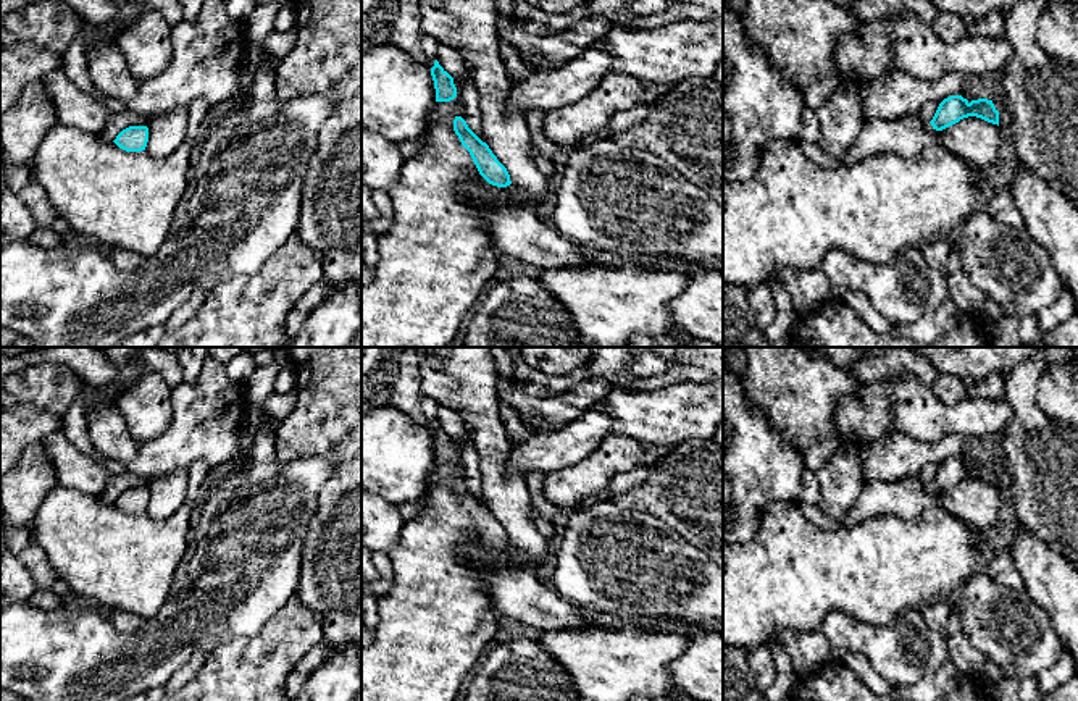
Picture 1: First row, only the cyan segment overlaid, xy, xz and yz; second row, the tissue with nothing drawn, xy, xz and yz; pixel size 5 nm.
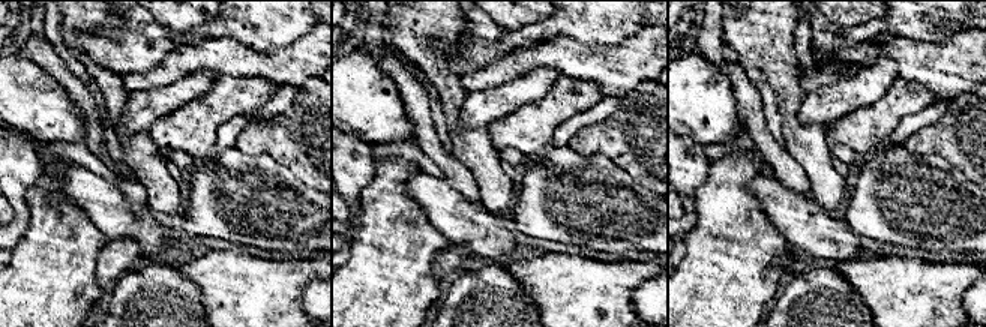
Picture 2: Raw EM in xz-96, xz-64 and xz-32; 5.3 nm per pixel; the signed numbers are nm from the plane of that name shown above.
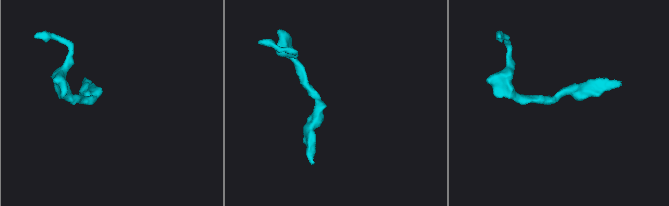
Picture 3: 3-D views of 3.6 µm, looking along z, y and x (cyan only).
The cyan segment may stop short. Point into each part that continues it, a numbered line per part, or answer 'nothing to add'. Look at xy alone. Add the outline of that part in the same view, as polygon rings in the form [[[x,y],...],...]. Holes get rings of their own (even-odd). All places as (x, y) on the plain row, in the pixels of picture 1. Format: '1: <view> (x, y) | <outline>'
nothing to add

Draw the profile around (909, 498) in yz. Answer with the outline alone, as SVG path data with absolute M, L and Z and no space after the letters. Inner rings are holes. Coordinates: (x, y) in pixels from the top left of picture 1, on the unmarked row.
M918 475L900 481L875 481L865 485L859 501L839 518L839 523L841 527L852 527L878 514L892 514L912 520L939 502L941 493L936 493Z

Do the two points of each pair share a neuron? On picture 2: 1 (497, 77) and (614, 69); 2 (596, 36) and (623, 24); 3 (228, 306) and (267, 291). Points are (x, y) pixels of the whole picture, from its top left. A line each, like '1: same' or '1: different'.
1: same
2: same
3: same

